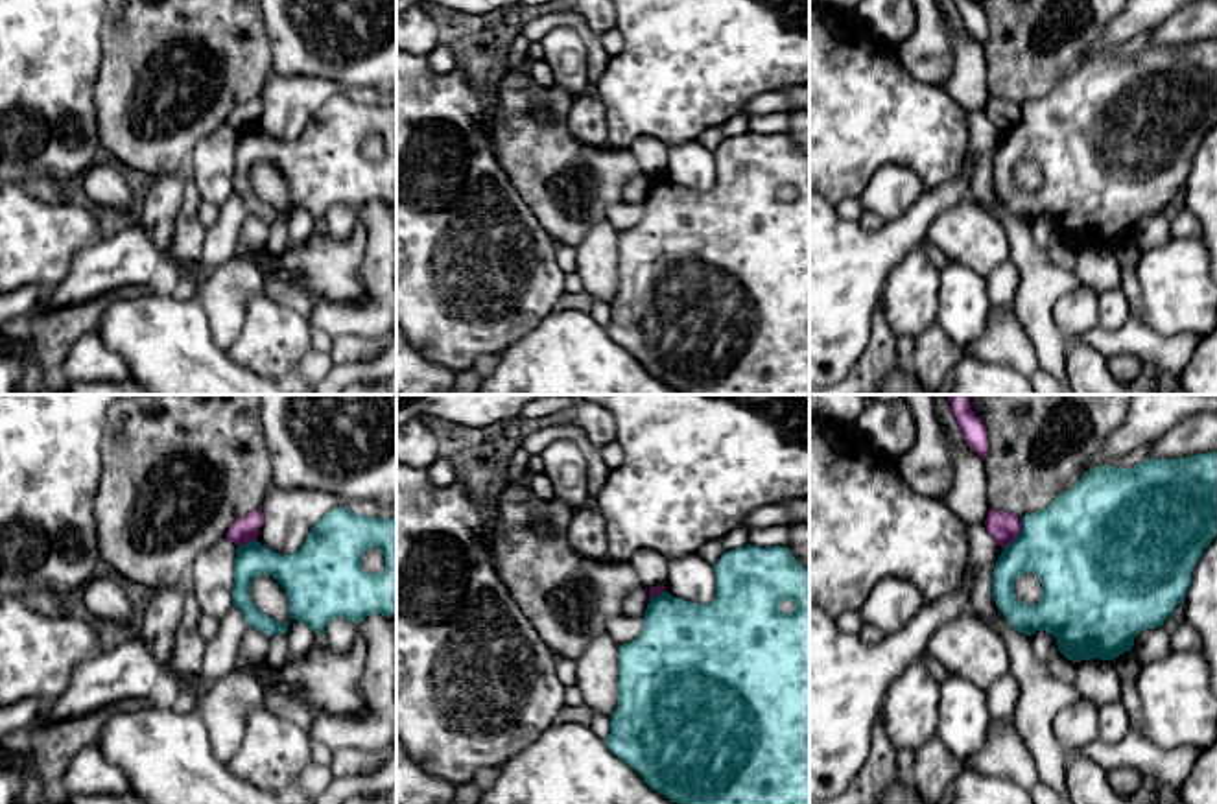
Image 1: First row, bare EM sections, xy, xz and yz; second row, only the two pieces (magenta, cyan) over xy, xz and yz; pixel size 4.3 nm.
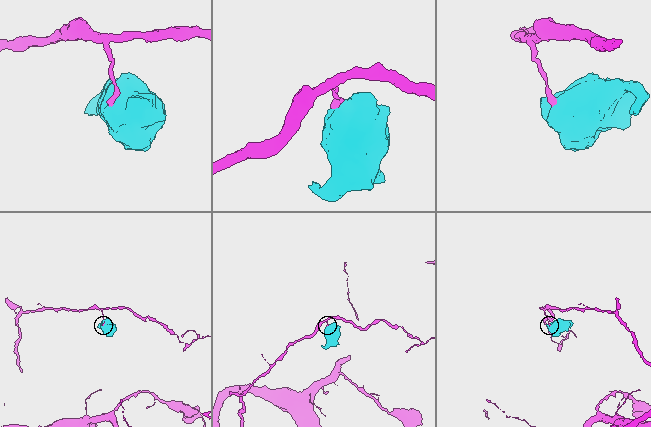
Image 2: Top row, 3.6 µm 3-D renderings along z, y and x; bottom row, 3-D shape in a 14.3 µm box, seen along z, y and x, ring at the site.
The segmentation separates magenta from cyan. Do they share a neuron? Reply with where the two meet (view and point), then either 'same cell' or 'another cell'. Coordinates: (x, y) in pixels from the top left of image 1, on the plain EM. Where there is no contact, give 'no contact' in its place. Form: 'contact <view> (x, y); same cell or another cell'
contact yz (1016, 122); another cell

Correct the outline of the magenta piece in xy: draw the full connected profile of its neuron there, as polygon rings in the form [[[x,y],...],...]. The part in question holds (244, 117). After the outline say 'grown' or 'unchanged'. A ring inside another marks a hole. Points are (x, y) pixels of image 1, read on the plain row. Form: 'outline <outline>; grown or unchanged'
outline [[[258,94],[256,98],[249,100],[243,105],[238,105],[230,116],[227,118],[227,124],[236,131],[236,133],[243,133],[251,127],[256,127],[260,114],[264,111],[264,101],[262,101],[262,94]]]; unchanged

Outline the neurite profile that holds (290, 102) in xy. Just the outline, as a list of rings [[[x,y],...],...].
[[[271,72],[262,90],[264,111],[256,127],[280,142],[291,142],[304,131],[313,112],[339,92],[369,105],[396,105],[396,94],[347,87],[334,79],[280,76]]]

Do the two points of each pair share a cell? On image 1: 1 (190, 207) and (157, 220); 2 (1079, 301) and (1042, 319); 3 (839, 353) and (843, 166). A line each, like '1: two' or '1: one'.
1: two
2: two
3: two

